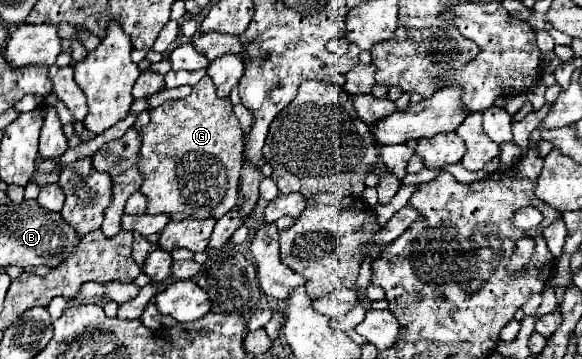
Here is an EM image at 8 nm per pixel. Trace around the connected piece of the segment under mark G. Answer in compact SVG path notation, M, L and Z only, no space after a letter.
M204 76L192 88L192 94L186 96L184 100L168 100L164 104L160 104L158 108L154 108L150 112L150 124L140 130L140 140L142 140L142 146L140 146L140 152L138 152L138 170L144 176L144 182L142 182L140 190L148 198L148 208L146 208L148 214L170 214L170 218L174 218L174 220L182 220L182 218L206 218L206 216L222 218L226 212L230 212L236 206L236 202L238 202L238 172L242 168L242 130L240 130L238 118L232 112L230 98L220 98L216 94L214 82L208 76Z

